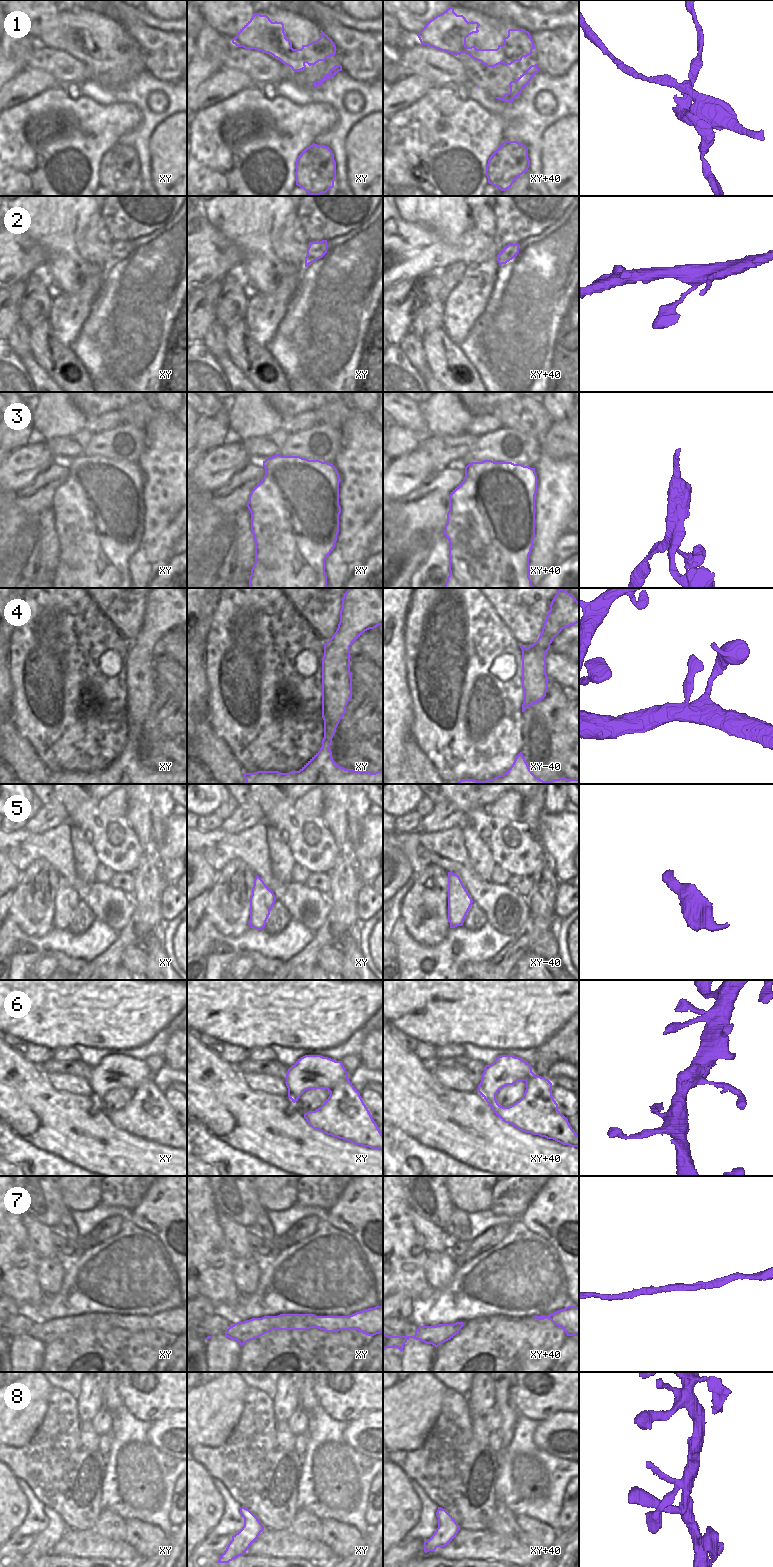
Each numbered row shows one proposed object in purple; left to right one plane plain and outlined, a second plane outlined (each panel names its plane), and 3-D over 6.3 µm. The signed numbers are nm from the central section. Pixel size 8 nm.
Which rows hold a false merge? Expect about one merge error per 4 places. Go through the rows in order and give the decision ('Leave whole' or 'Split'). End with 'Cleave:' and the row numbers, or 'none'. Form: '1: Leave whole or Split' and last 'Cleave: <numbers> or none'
1: Split
2: Leave whole
3: Split
4: Leave whole
5: Leave whole
6: Leave whole
7: Leave whole
8: Leave whole
Cleave: 1, 3

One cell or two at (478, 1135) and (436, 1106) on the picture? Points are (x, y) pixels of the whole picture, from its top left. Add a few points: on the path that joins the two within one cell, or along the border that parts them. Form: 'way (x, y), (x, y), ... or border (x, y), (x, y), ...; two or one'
way (468, 1130), (446, 1116); one

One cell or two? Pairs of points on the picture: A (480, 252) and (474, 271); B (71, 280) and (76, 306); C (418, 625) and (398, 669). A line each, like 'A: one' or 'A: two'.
A: two
B: two
C: two

